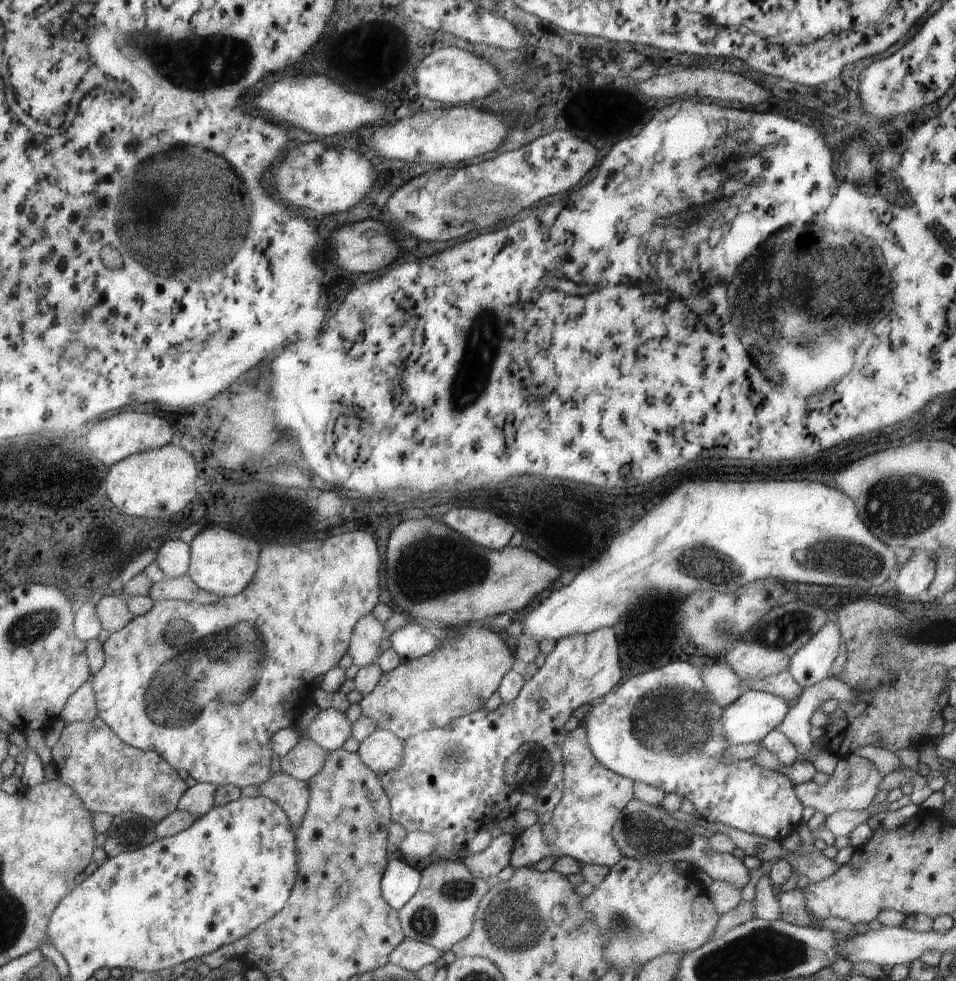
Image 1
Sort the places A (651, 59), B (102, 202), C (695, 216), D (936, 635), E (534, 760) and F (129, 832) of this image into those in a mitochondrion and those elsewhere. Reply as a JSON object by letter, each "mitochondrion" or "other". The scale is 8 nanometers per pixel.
{"A":"other","B":"other","C":"other","D":"mitochondrion","E":"mitochondrion","F":"mitochondrion"}

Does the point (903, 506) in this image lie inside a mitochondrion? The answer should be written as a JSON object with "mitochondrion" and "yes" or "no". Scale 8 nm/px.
{"mitochondrion":"yes"}

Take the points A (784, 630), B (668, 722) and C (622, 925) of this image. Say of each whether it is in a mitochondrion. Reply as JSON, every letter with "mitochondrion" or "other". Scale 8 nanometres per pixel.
{"A":"mitochondrion","B":"mitochondrion","C":"mitochondrion"}

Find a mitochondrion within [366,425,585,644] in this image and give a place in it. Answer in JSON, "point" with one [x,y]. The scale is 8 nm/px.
{"point":[474,568]}

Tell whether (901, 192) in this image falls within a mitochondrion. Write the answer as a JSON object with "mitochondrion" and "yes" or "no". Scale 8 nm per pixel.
{"mitochondrion":"no"}

